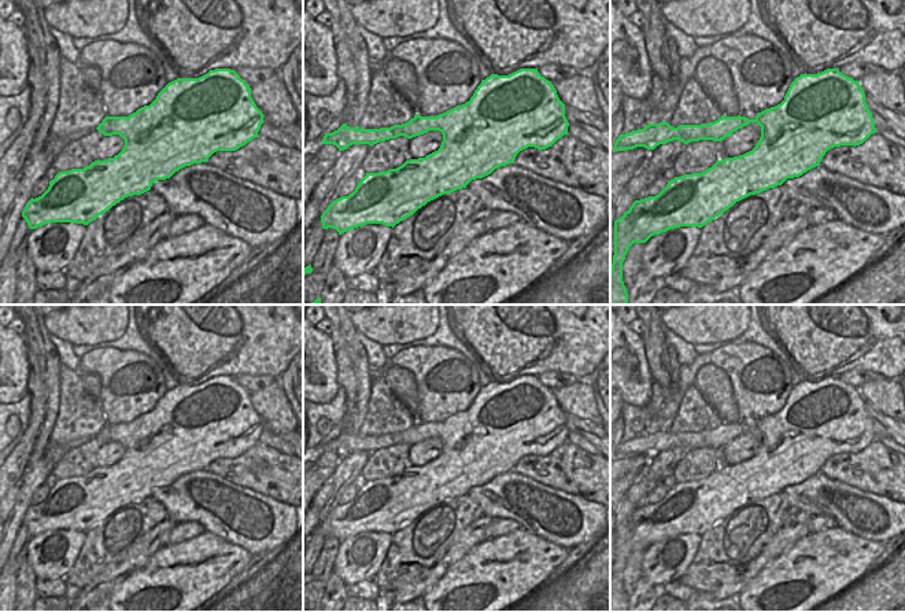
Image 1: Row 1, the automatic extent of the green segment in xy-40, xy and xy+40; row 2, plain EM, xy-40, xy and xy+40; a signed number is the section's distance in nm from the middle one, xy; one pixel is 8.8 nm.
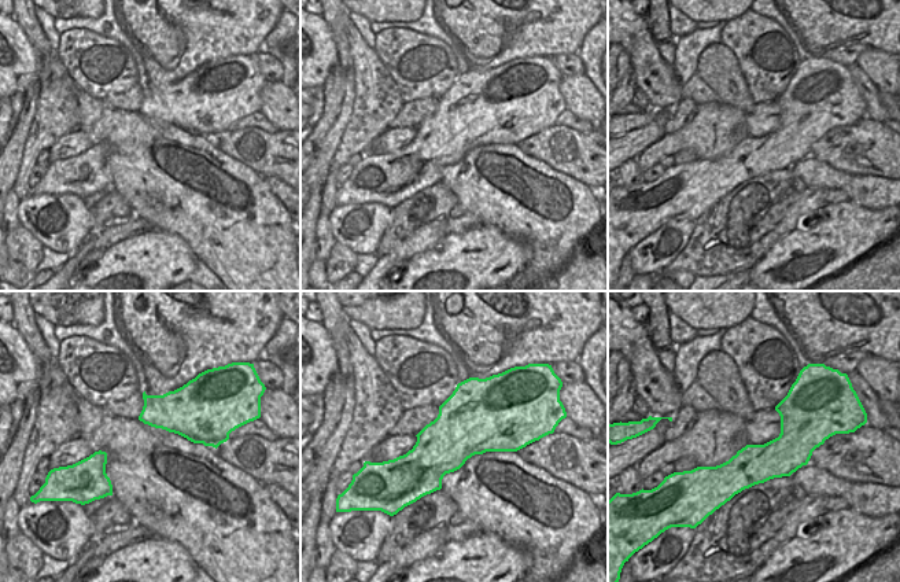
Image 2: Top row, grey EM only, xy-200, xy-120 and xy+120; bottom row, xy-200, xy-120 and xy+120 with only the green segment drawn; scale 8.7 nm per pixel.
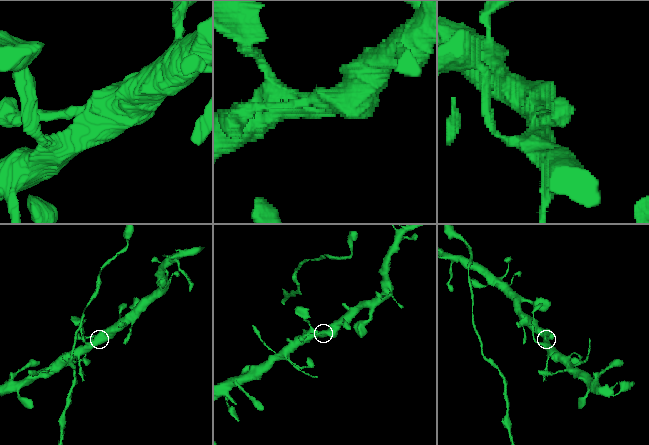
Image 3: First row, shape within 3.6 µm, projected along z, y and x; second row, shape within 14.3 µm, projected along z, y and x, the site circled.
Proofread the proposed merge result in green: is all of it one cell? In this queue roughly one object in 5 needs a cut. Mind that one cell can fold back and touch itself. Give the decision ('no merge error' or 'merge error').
no merge error

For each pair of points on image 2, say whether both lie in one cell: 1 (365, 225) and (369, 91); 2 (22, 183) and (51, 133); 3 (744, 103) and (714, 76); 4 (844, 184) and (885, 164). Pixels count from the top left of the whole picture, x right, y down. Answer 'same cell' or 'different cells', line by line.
1: different cells
2: same cell
3: same cell
4: different cells

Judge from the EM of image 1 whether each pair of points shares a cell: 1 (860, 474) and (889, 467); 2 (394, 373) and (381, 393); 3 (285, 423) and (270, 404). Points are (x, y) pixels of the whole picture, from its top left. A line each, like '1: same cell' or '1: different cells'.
1: same cell
2: different cells
3: same cell

